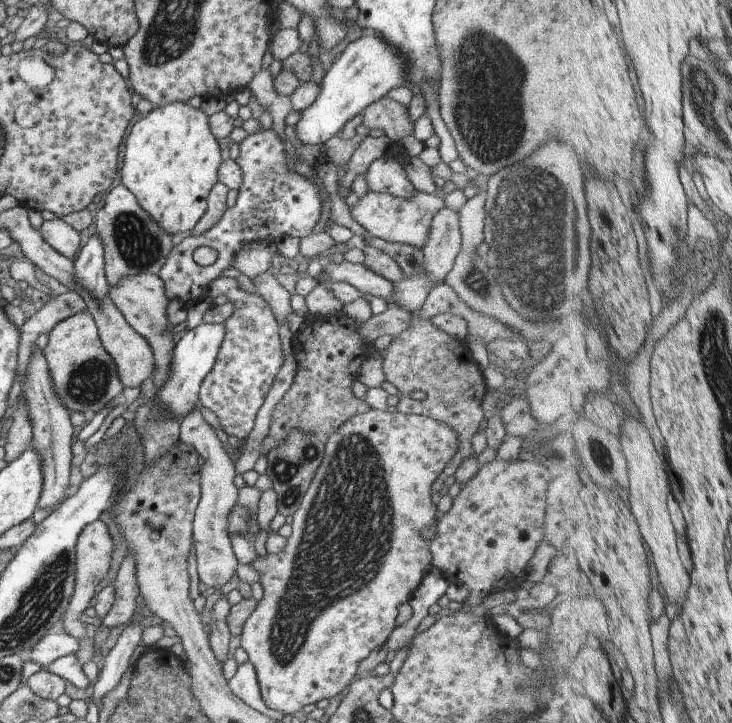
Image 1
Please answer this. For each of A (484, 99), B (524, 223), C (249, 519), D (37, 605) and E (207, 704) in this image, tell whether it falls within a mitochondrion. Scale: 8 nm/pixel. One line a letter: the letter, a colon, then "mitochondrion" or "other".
A: mitochondrion
B: mitochondrion
C: other
D: mitochondrion
E: other

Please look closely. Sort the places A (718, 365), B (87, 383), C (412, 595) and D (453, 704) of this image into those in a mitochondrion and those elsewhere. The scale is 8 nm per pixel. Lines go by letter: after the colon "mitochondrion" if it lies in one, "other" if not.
A: mitochondrion
B: mitochondrion
C: other
D: other

